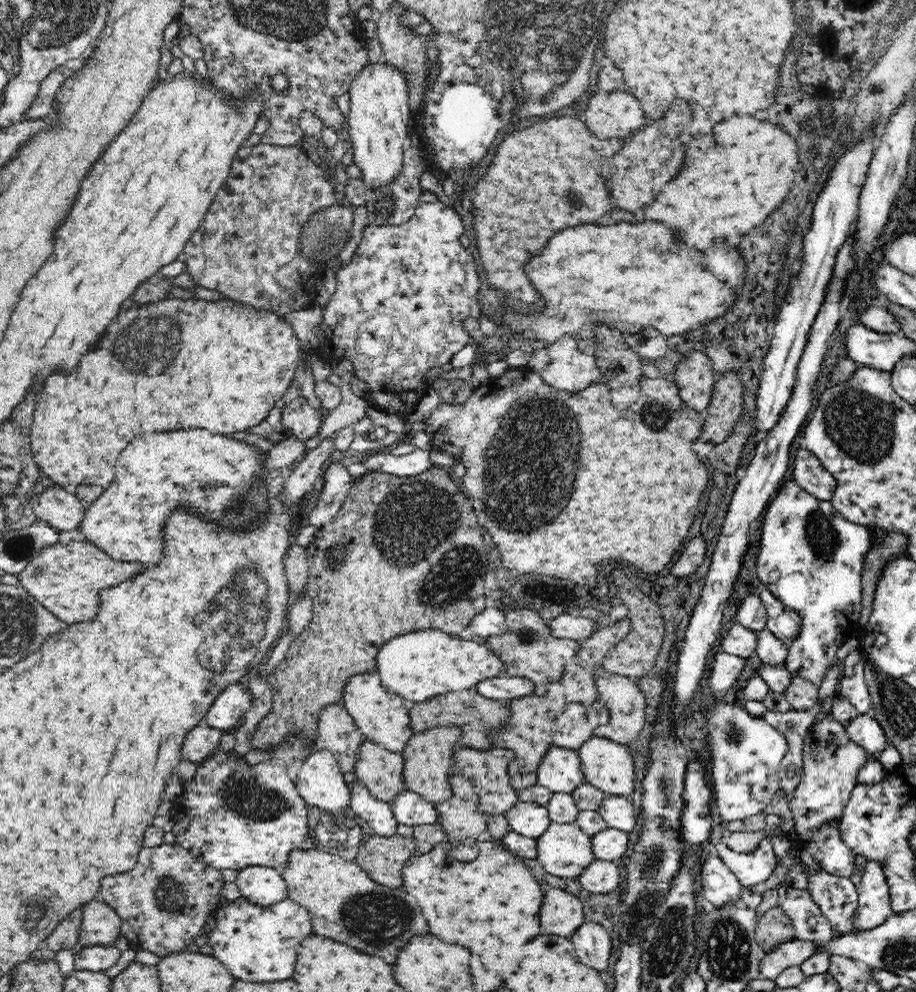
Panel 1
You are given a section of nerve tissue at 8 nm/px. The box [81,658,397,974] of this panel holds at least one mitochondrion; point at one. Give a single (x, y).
(250, 799)

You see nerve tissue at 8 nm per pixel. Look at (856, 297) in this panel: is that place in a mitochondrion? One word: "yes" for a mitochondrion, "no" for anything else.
no

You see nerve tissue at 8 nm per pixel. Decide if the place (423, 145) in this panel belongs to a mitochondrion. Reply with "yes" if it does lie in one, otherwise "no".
no

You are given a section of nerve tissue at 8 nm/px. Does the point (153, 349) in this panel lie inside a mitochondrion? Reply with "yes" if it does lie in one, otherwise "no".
yes

